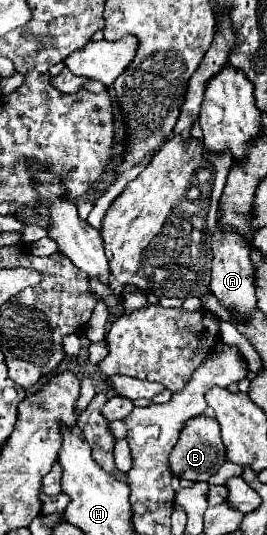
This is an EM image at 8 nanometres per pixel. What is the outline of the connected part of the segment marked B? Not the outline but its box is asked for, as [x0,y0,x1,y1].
[170,415,226,481]

